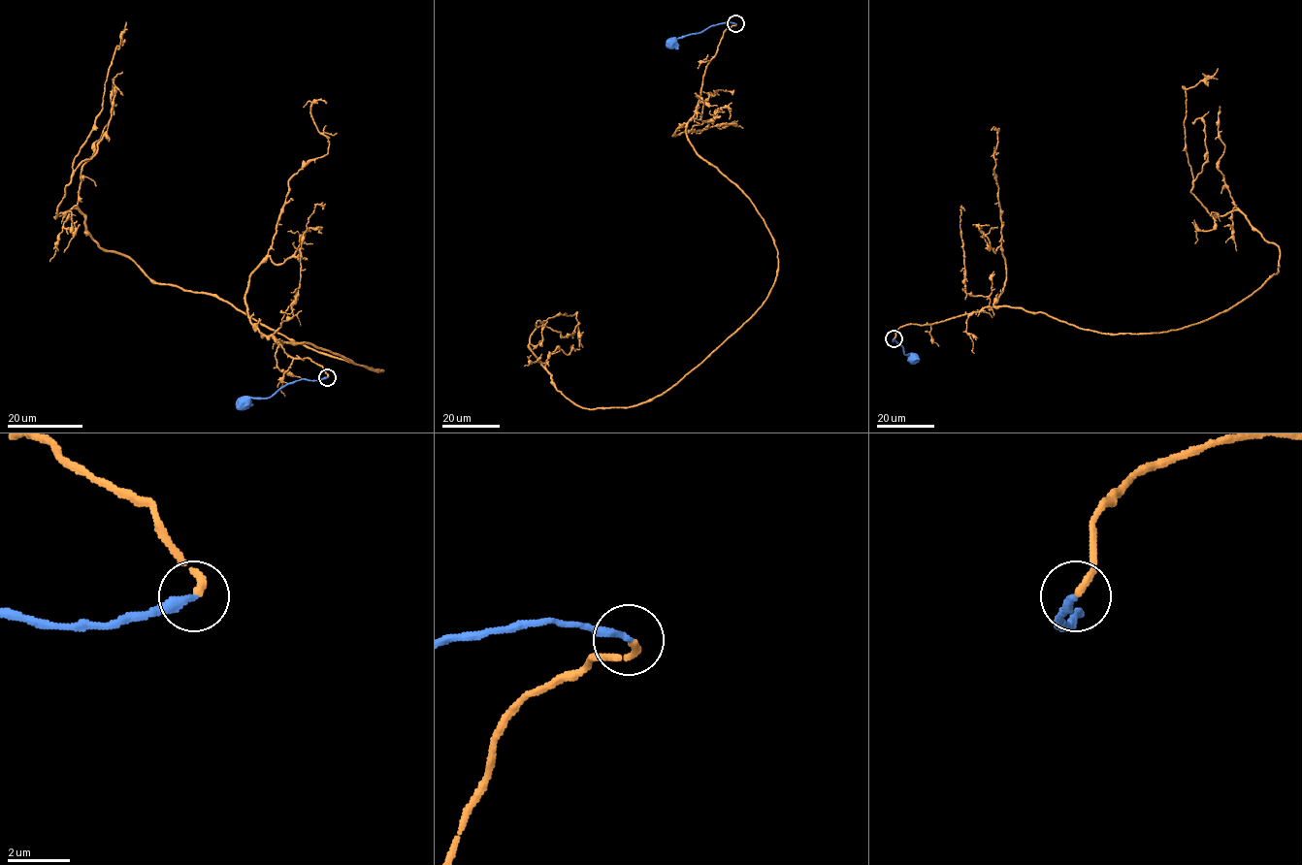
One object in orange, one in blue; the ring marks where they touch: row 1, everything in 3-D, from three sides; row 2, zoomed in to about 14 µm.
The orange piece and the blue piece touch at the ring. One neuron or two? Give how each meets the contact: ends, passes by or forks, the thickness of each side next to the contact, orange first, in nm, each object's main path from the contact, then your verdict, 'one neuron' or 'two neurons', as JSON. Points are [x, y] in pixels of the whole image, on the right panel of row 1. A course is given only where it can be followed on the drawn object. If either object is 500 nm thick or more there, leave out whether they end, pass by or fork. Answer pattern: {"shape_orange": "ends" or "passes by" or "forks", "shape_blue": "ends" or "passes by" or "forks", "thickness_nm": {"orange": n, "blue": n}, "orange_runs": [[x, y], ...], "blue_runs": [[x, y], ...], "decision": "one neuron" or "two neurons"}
{"shape_orange": "ends", "shape_blue": "ends", "thickness_nm": {"orange": 240, "blue": 260}, "orange_runs": [[894, 338], [999, 305], [1099, 333], [1177, 330], [1258, 289], [1280, 248], [1190, 192], [1185, 88], [1218, 68]], "blue_runs": [[894, 338], [905, 354], [914, 357]], "decision": "one neuron"}

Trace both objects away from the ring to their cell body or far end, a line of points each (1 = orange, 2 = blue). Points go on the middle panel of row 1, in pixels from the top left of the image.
1: (735, 23), (686, 137), (763, 218), (774, 285), (643, 402), (573, 403), (529, 343), (565, 313), (582, 347)
2: (735, 23), (712, 25), (700, 32), (679, 37), (672, 44)

